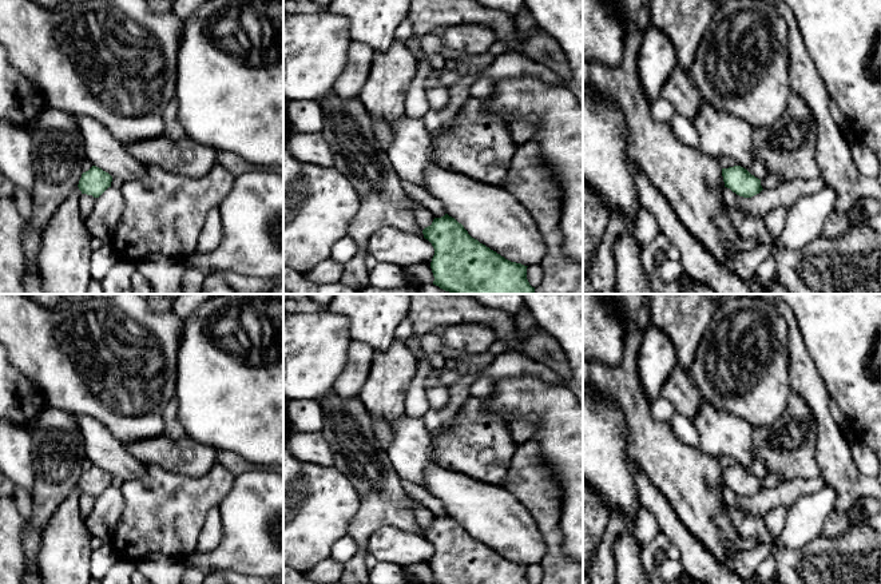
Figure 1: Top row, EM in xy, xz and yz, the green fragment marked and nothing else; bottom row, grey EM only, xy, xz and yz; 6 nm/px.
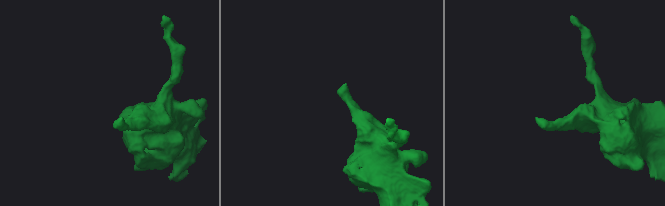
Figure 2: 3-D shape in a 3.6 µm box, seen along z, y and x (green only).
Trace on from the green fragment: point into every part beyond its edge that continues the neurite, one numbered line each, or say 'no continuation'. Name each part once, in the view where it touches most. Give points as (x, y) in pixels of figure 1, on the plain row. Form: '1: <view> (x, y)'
no continuation

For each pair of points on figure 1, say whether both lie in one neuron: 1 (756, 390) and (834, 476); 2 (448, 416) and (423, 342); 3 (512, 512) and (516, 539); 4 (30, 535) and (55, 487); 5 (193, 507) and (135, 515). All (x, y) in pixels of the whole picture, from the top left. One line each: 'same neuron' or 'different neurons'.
1: different neurons
2: same neuron
3: same neuron
4: same neuron
5: same neuron

